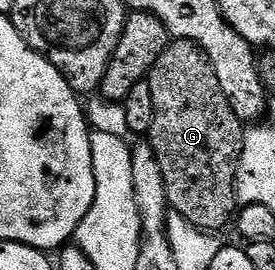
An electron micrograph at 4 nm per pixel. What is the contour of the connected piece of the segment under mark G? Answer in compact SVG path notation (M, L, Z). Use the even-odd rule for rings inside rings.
M177 39L170 43L163 51L163 55L159 55L159 59L155 59L155 67L151 67L151 71L147 74L147 79L151 83L151 96L153 102L155 102L155 123L151 123L151 131L147 135L147 143L155 151L155 159L159 159L159 167L163 171L163 183L167 191L170 210L183 215L183 219L187 219L189 224L194 225L197 229L202 231L221 231L217 229L223 228L228 221L230 224L239 209L237 168L241 162L241 152L245 146L246 126L239 119L239 115L235 115L235 111L231 111L231 103L227 103L227 95L223 95L223 87L219 87L219 79L215 76L215 67L211 67L207 55L194 41Z

